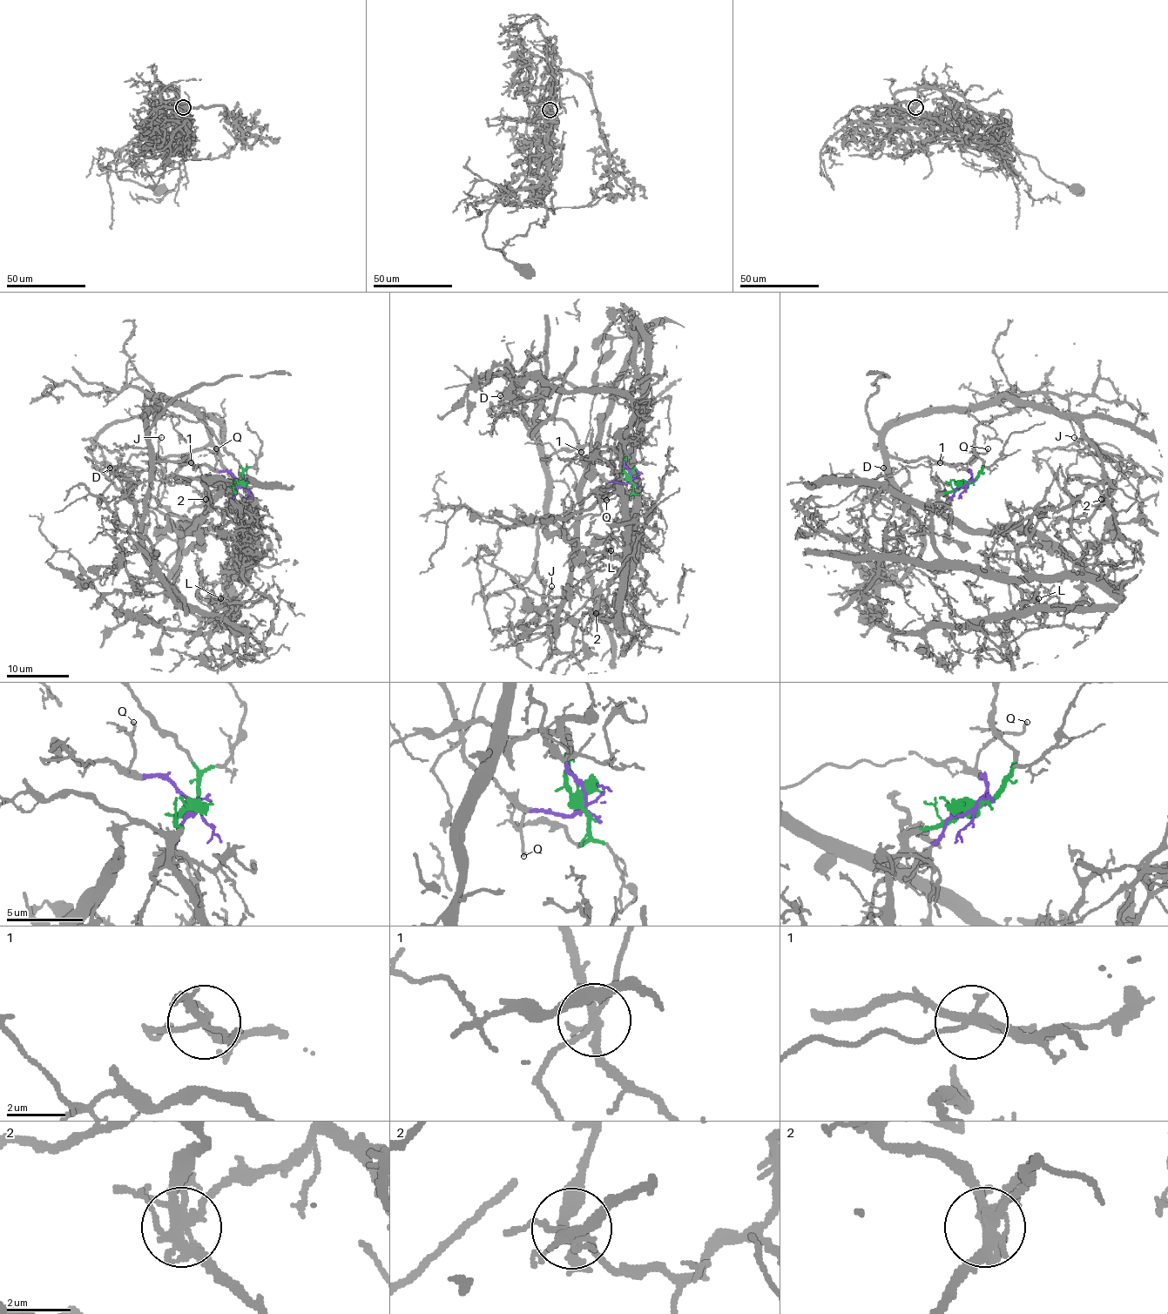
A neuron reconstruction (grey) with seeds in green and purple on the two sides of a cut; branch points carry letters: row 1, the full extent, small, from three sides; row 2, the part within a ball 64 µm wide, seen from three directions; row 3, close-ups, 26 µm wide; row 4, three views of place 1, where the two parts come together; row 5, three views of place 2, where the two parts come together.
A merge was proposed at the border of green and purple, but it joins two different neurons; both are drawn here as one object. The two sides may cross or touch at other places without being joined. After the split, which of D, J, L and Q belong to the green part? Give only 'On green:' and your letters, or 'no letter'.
On green: J, L

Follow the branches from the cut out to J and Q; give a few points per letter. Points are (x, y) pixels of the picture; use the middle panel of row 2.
J: (631, 478), (624, 444), (636, 446), (630, 595), (623, 585), (595, 613), (598, 593), (557, 624), (551, 587)
Q: (631, 478), (620, 483), (606, 480), (606, 501)

